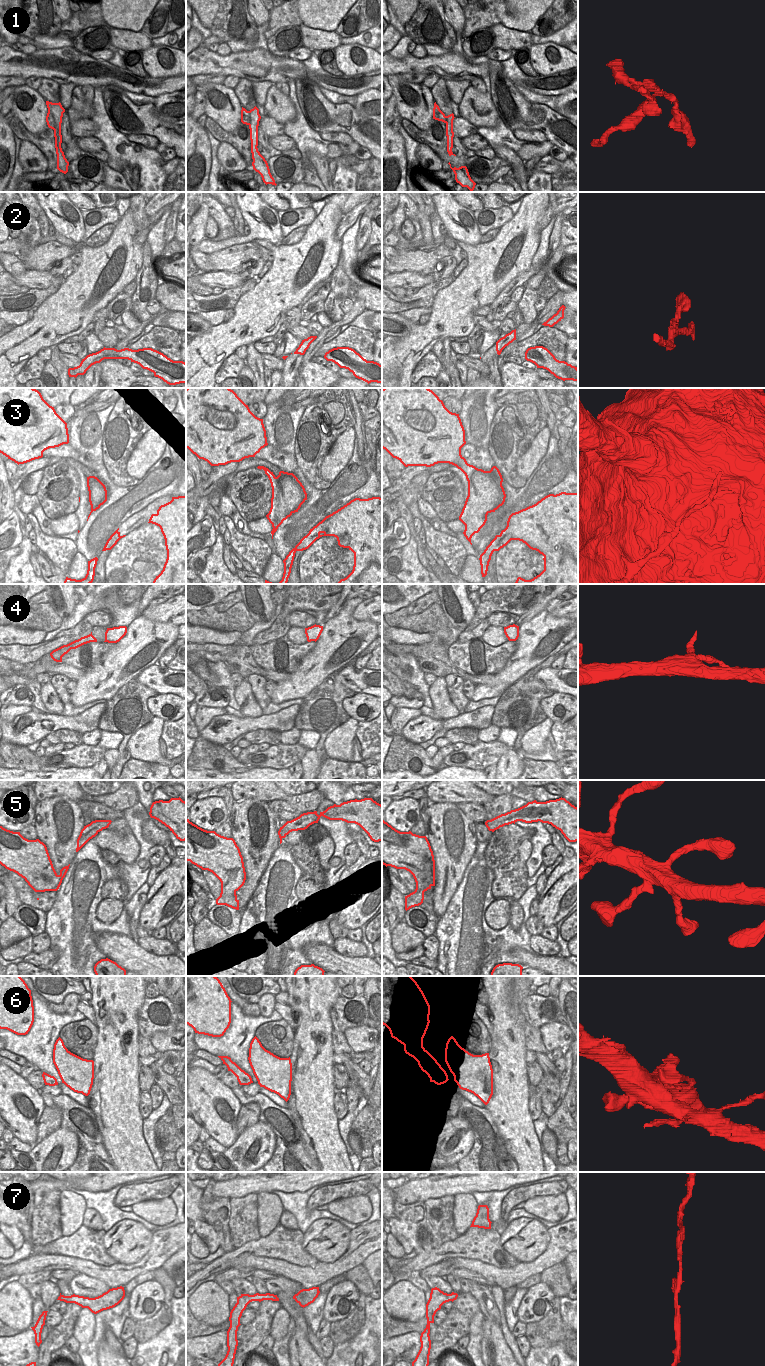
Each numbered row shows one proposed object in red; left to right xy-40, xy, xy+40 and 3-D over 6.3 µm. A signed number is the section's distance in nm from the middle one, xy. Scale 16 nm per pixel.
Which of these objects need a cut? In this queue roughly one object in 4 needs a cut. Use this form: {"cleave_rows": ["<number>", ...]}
{"cleave_rows": ["1", "2", "3", "4"]}

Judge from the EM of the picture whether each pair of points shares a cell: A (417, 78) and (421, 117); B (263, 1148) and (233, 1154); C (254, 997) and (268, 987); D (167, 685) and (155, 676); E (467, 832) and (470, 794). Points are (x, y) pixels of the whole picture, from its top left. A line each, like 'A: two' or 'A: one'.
A: two
B: one
C: one
D: one
E: two

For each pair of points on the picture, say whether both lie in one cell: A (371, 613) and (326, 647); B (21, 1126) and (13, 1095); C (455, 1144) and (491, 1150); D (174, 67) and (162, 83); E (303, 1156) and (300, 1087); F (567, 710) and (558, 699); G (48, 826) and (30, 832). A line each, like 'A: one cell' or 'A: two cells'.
A: two cells
B: one cell
C: two cells
D: two cells
E: two cells
F: one cell
G: two cells

